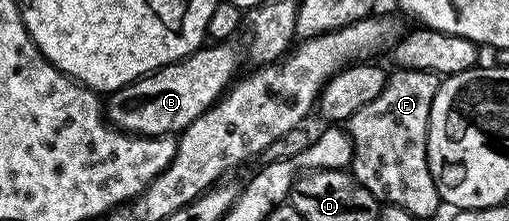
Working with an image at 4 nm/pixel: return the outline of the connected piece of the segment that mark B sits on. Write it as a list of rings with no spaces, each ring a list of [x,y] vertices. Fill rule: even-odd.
[[[208,43],[189,57],[167,65],[160,72],[140,77],[131,85],[123,85],[107,98],[106,116],[124,133],[136,133],[140,137],[167,137],[179,135],[198,115],[215,105],[237,76],[236,68],[242,61],[242,53],[232,43]]]

